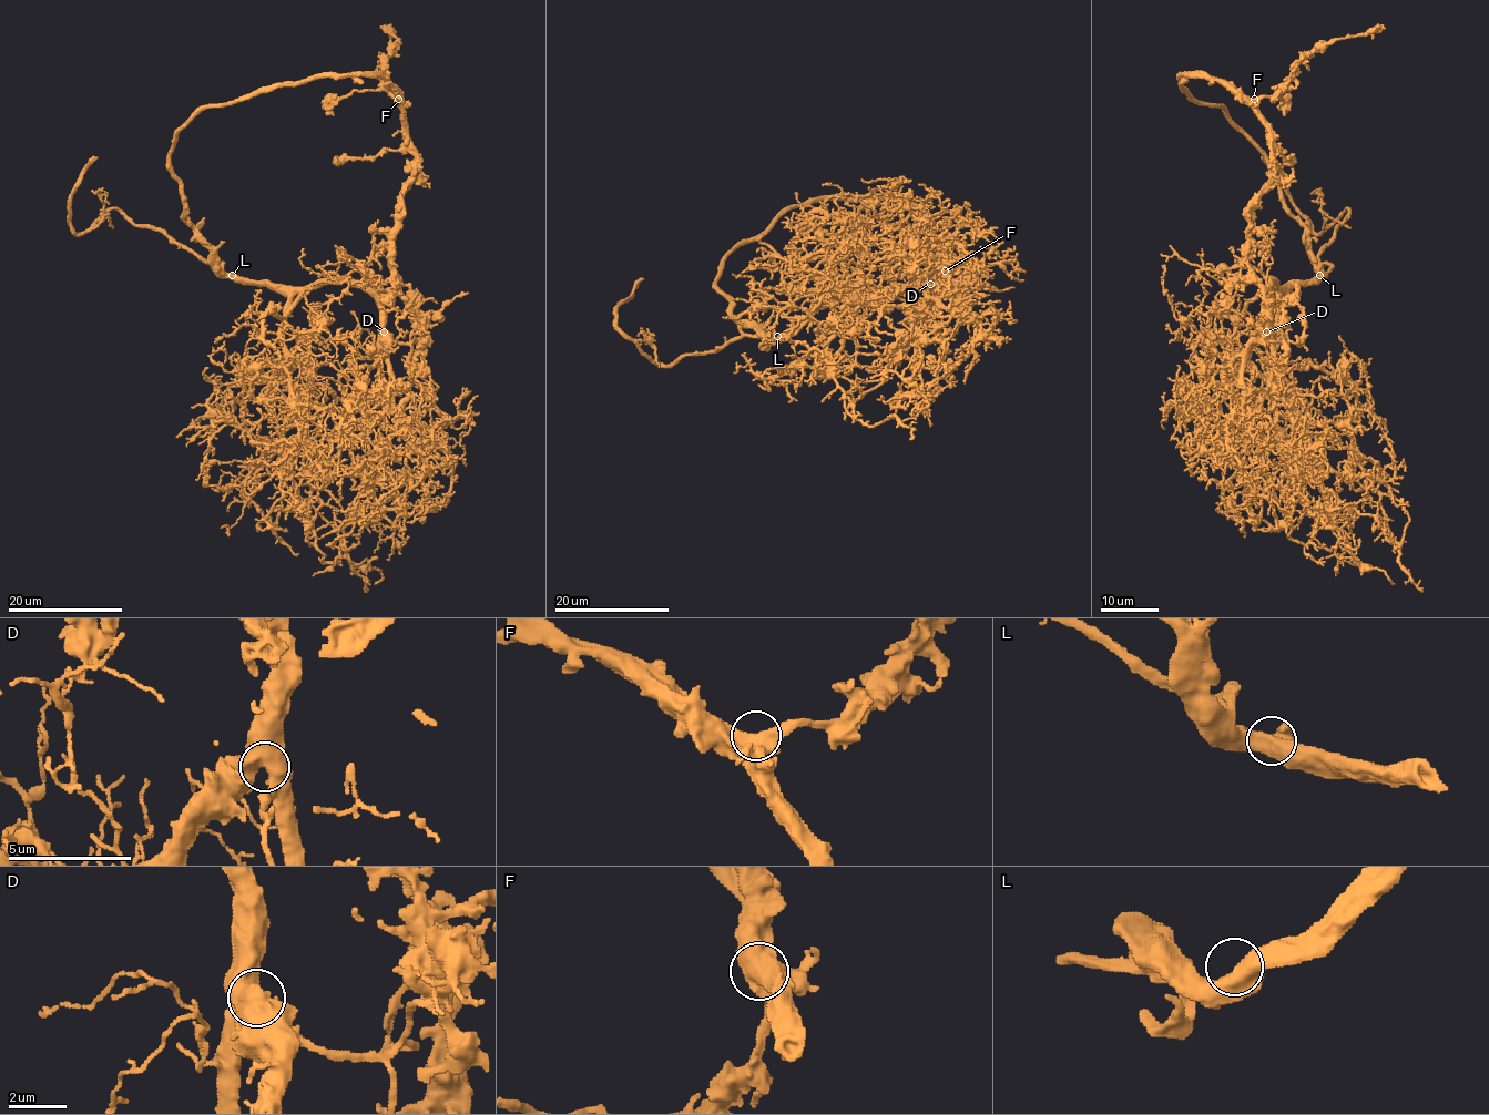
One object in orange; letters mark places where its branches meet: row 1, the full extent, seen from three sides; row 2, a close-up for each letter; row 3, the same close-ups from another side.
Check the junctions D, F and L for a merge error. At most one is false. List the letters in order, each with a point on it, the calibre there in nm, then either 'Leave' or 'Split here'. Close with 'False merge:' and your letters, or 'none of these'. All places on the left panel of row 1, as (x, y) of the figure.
D: Place: (384, 331). Thickness 480 nm. Leave
F: Place: (398, 99). Thickness 500 nm. Leave
L: Place: (232, 275). Thickness 550 nm. Leave
False merge: none of these

